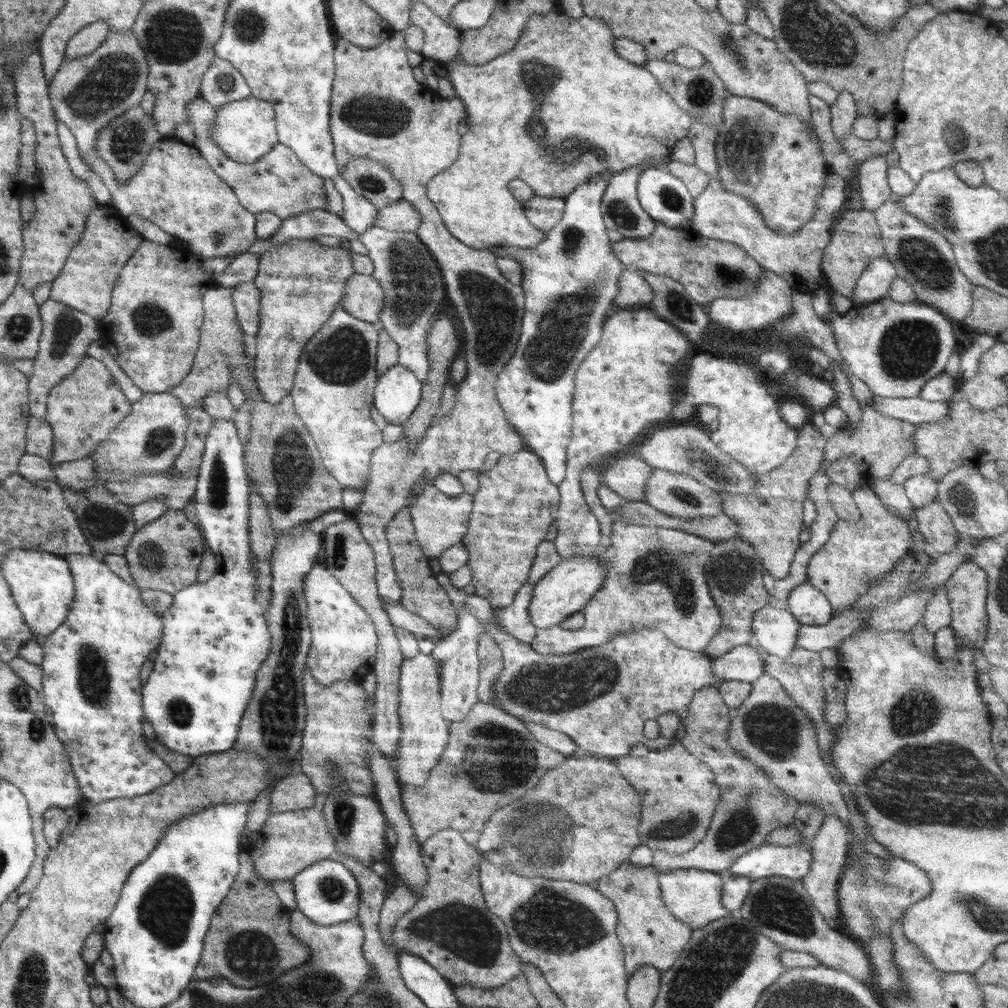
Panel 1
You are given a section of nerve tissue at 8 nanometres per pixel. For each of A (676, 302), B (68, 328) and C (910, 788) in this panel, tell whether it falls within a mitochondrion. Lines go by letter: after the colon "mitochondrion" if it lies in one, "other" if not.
A: mitochondrion
B: mitochondrion
C: mitochondrion

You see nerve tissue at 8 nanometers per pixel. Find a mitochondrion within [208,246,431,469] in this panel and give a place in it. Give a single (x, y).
(343, 358)

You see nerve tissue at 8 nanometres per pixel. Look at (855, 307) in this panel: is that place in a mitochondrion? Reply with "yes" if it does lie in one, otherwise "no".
no

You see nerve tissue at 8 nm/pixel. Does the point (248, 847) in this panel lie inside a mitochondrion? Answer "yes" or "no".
no

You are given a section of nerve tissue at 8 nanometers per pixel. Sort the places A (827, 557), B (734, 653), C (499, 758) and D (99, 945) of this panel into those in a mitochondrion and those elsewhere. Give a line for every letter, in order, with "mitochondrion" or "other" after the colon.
A: other
B: other
C: mitochondrion
D: other

